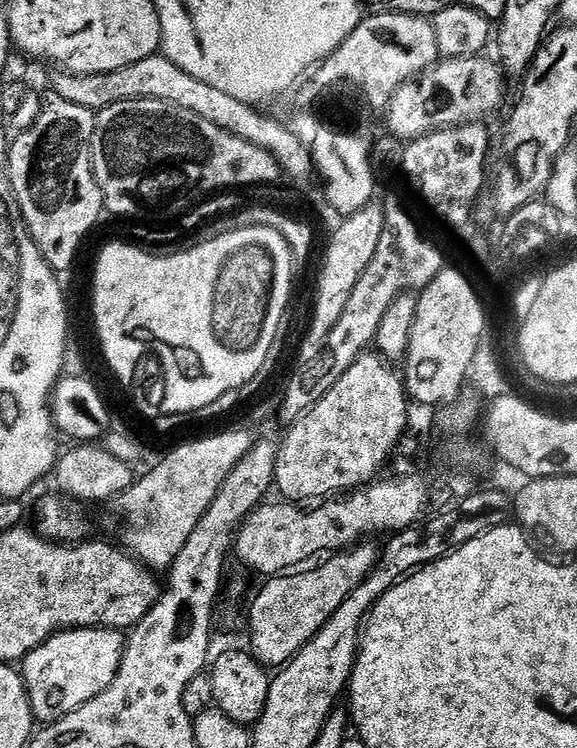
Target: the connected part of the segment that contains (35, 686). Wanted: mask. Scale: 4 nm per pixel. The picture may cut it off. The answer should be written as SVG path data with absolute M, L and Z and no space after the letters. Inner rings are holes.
M69 628L55 632L44 644L24 657L22 679L33 717L37 721L55 722L61 716L70 714L74 709L81 708L86 702L102 694L102 690L108 688L112 675L118 670L120 655L124 653L124 642L125 637L119 631L110 628Z

